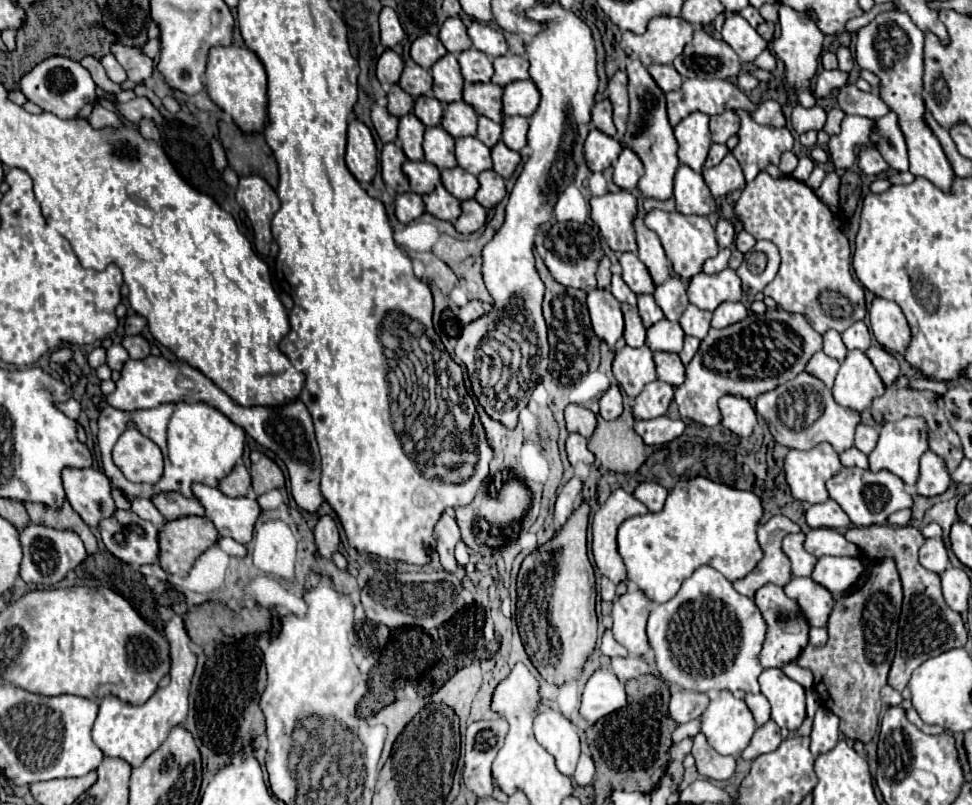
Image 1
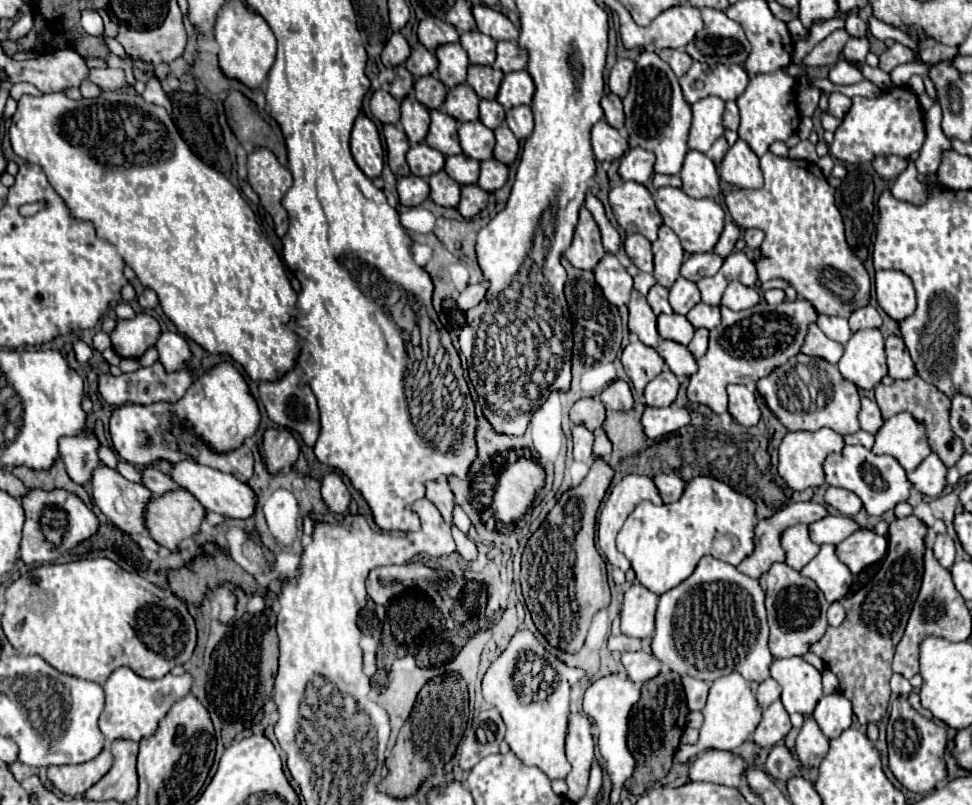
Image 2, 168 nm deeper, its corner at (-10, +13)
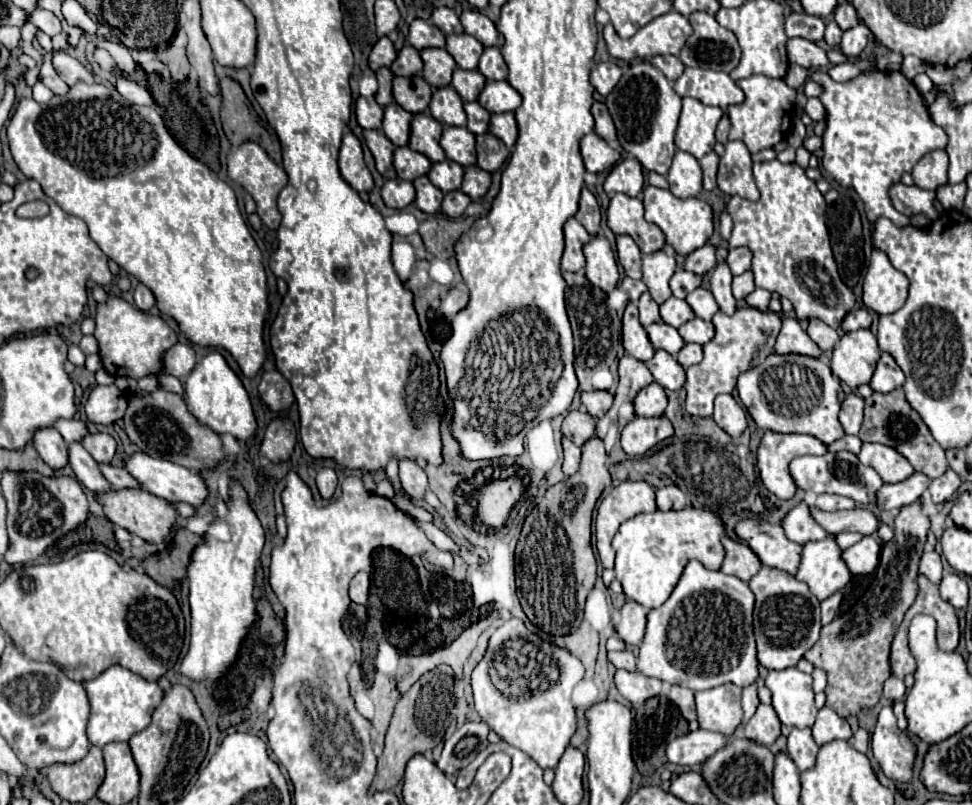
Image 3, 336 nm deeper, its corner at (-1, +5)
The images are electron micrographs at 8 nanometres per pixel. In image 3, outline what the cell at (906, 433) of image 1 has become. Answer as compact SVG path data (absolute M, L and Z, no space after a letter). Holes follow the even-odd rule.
M864 443L858 453L858 459L862 465L876 469L884 483L900 483L914 473L912 465L888 445Z

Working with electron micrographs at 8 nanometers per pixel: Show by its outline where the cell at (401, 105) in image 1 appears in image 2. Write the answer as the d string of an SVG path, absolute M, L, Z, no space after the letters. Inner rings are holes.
M403 65L395 67L395 81L391 83L391 95L397 101L403 101L413 91L413 85L415 85L413 75Z

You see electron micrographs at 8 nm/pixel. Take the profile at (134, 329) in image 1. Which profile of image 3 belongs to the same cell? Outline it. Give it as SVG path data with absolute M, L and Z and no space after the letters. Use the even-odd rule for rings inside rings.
M138 283L136 289L134 289L134 303L136 303L138 309L150 311L156 305L156 299L154 299L154 293L146 285Z

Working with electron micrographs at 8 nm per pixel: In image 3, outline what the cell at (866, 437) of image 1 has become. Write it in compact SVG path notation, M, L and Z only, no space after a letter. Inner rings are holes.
M848 393L842 401L840 409L840 423L848 435L858 435L864 415L864 399L856 393Z

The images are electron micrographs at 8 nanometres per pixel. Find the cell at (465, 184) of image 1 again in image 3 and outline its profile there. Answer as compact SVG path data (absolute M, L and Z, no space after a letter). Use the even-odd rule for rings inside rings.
M448 159L440 161L440 163L432 163L432 167L428 171L428 179L444 193L460 189L462 177L464 177L464 167L458 165L456 161L448 161Z

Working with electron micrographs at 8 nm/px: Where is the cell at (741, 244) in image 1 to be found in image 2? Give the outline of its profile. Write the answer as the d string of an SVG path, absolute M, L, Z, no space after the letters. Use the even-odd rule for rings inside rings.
M747 229L743 235L743 239L747 241L747 247L751 247L751 249L759 249L763 237L765 237L765 233L761 229Z

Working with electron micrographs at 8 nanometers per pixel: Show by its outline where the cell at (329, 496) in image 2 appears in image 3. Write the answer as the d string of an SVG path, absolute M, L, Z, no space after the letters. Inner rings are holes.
M324 467L318 477L316 477L316 485L320 489L320 495L324 499L330 499L336 491L336 485L338 485L338 477L336 477L336 471L330 469L330 467Z

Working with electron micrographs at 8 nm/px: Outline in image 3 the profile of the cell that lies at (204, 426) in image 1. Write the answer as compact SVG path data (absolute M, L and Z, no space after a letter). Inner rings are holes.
M210 351L184 379L186 405L194 417L216 433L230 433L240 441L246 441L256 431L256 419L250 405L250 397L240 377L230 369L220 351Z

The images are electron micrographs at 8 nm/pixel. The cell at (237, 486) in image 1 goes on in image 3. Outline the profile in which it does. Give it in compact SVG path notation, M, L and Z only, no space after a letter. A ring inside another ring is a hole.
M156 389L152 393L136 393L130 397L124 415L124 431L128 439L144 453L156 459L178 463L192 471L214 467L218 461L224 459L220 437L212 429L196 421L180 395L162 389Z

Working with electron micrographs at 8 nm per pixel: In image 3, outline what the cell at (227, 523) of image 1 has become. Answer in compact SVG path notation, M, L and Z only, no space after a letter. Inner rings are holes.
M132 453L124 459L124 469L142 485L142 489L146 489L148 493L156 495L156 497L162 497L170 503L176 503L176 501L184 501L184 503L190 503L192 507L198 507L204 503L208 491L206 491L206 485L204 481L200 479L198 473L190 471L190 469L184 469L182 465L176 465L172 461L160 461L160 459L154 459L154 457L148 457L146 453Z

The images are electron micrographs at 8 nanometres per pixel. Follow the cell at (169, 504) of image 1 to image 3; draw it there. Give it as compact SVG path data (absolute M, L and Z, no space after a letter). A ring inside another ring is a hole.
M98 463L104 479L114 487L114 489L124 489L124 487L140 487L140 483L122 467L114 467L114 465L104 465Z

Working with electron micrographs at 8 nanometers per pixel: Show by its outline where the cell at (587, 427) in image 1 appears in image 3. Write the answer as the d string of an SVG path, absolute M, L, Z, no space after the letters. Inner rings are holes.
M570 411L564 417L562 433L572 439L578 447L582 447L596 433L596 421L586 411Z

